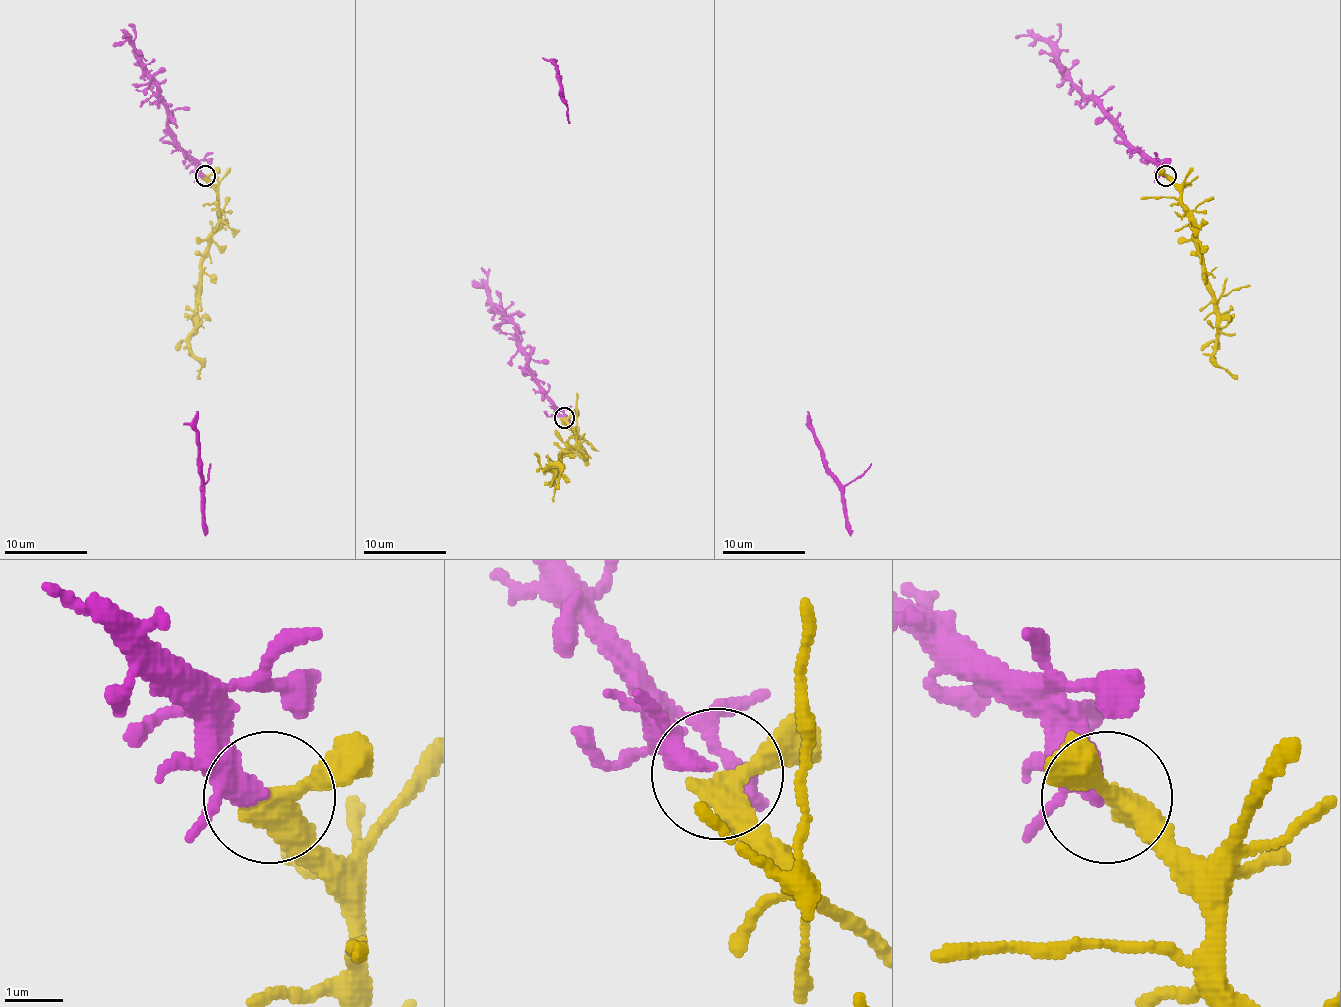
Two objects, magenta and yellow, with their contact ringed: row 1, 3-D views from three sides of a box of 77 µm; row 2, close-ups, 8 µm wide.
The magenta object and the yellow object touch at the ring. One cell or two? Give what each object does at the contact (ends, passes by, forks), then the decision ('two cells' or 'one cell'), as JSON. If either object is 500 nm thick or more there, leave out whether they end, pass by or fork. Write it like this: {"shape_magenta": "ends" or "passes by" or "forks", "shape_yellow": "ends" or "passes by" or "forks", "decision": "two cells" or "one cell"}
{"shape_magenta": "passes by", "shape_yellow": "passes by", "decision": "one cell"}

